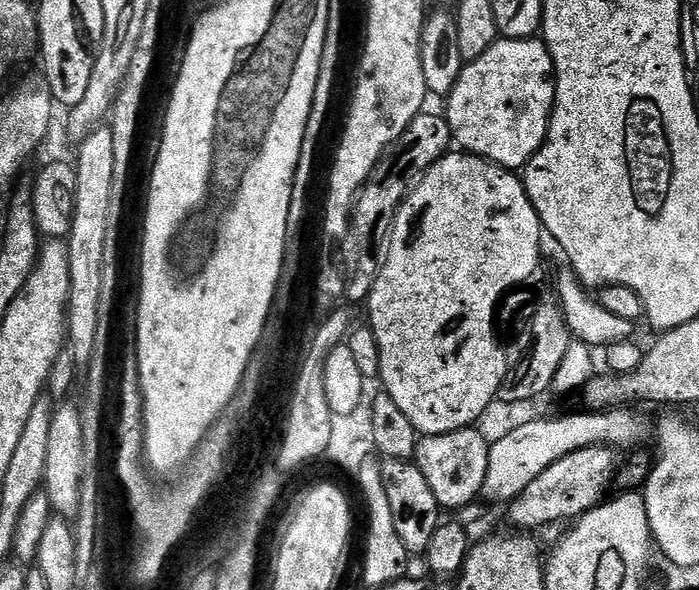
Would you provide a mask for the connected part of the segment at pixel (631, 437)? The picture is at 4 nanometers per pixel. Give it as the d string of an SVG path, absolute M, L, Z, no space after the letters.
M591 410L585 411L583 414L585 416L564 416L558 420L528 420L525 424L520 424L517 428L512 428L509 430L505 436L500 436L497 440L493 439L491 441L490 447L488 449L488 465L486 466L486 482L484 483L484 490L482 493L483 499L488 500L504 500L503 502L511 502L516 499L516 497L522 494L522 490L526 490L526 486L530 486L530 482L534 482L534 478L538 478L538 474L542 474L542 470L546 470L550 466L554 466L554 462L558 462L562 458L566 458L570 454L574 454L582 450L583 448L606 448L608 450L617 450L616 448L628 448L631 449L633 446L631 444L636 444L640 440L640 435L644 432L644 424L635 416L635 411L632 410L609 410L607 412L593 412Z

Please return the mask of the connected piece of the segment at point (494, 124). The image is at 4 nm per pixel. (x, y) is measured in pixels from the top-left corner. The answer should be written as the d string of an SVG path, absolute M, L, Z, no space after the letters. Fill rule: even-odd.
M497 39L490 50L482 54L482 58L467 61L461 67L460 77L448 93L446 103L446 119L452 131L452 139L463 151L490 160L501 168L523 169L528 159L544 145L548 136L548 121L552 118L552 107L556 105L556 77L552 56L543 39Z

